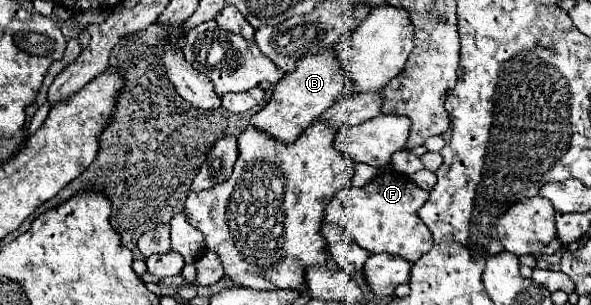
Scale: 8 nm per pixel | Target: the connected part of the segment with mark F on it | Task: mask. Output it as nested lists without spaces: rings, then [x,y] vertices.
[[[386,172],[362,188],[348,186],[340,190],[326,204],[324,220],[346,228],[356,238],[358,246],[362,246],[372,254],[386,252],[414,264],[432,246],[432,234],[416,214],[426,200],[428,192],[418,188],[408,176],[398,172]]]

